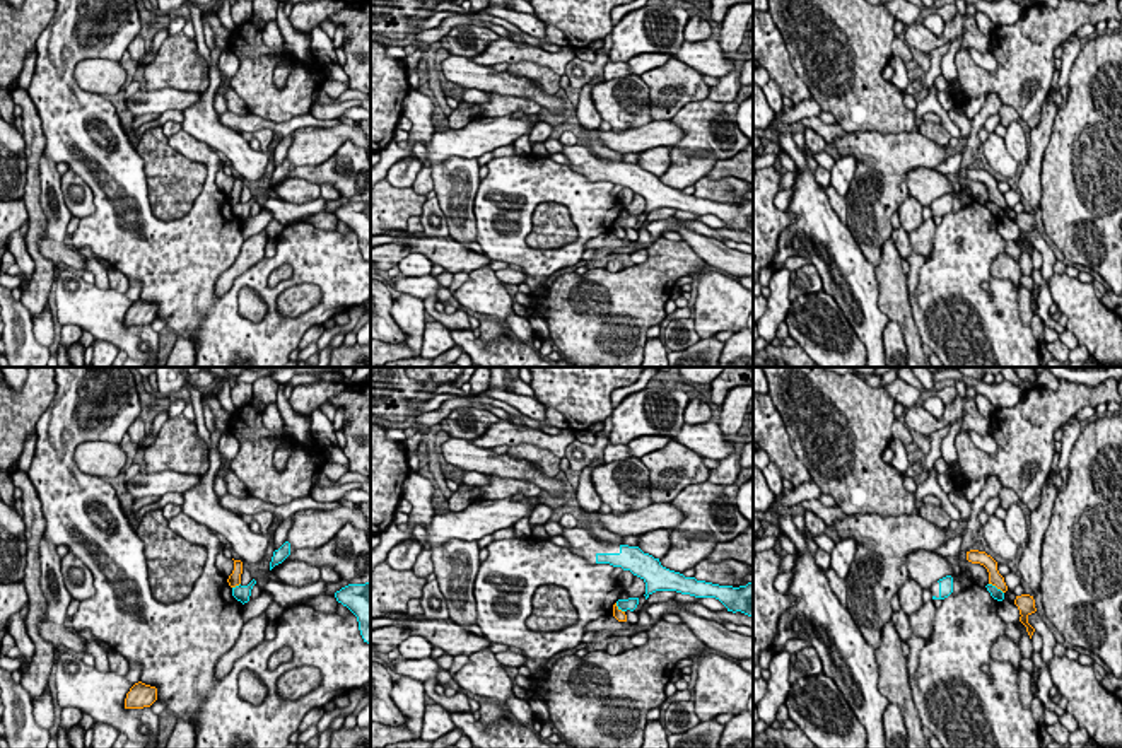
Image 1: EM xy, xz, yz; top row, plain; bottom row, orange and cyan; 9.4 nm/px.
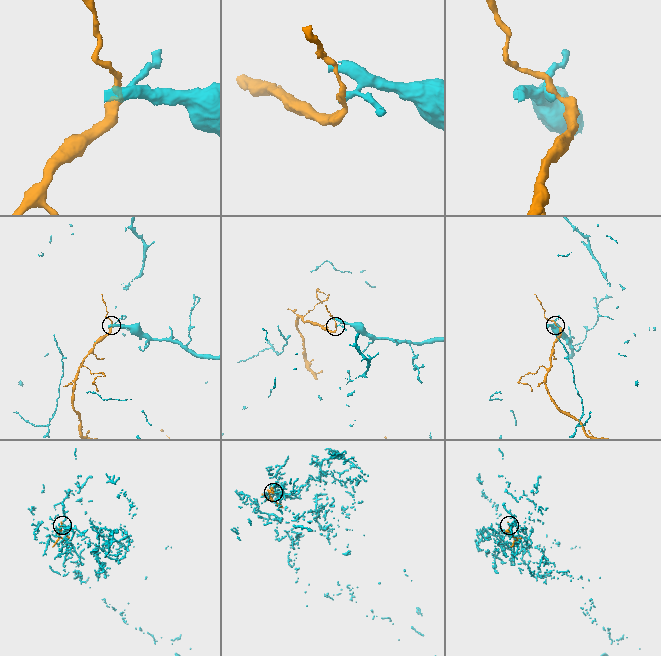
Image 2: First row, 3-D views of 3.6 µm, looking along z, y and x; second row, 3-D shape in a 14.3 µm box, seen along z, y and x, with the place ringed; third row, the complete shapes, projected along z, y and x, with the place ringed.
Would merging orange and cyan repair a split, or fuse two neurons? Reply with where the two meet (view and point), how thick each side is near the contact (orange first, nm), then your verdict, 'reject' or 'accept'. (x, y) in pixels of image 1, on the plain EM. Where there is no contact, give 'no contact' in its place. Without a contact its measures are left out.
meets orange in yz at (996, 204); 130 nm thick on the orange side, 100 nm on the other; reject

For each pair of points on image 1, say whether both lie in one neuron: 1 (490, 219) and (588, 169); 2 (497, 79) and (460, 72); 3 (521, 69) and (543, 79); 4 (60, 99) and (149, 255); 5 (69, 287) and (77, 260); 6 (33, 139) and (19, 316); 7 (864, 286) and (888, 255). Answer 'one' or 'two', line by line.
1: two
2: one
3: one
4: one
5: two
6: two
7: two

